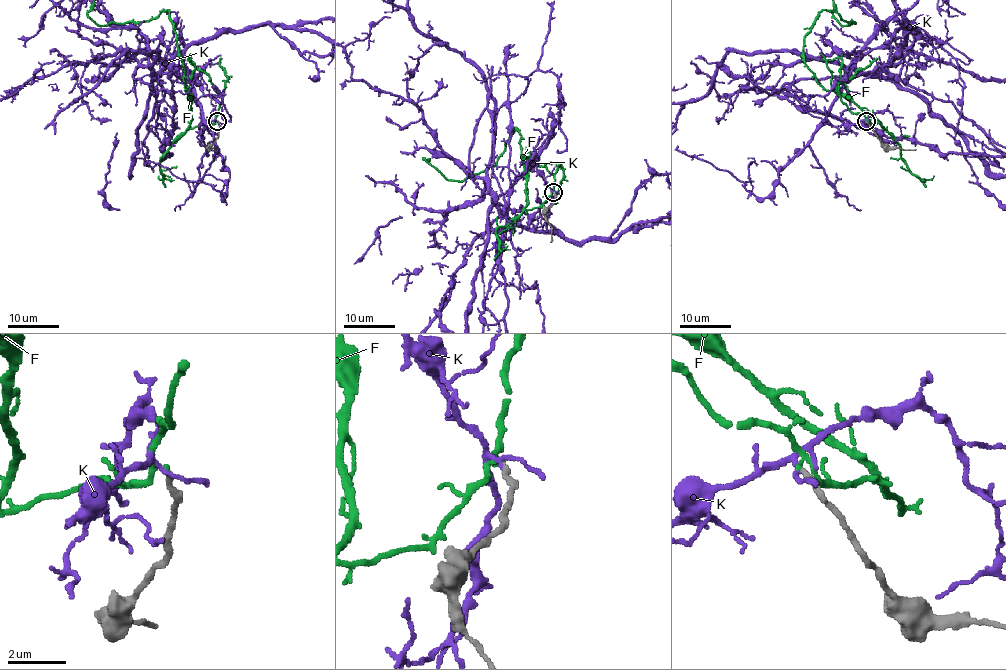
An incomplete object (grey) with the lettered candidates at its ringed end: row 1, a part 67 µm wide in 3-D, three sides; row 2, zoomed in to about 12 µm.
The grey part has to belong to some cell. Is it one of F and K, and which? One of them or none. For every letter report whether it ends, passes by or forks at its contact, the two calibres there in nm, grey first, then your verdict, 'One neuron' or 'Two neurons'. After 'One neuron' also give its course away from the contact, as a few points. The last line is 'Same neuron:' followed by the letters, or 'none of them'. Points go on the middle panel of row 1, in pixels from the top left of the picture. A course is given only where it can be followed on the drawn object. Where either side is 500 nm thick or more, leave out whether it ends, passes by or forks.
F: It passes by. Thickness 180 nm (grey) against 100 nm. Two neurons
K: It forks there. Thickness 190 nm (grey) against 110 nm. Two neurons
Same neuron: none of them

